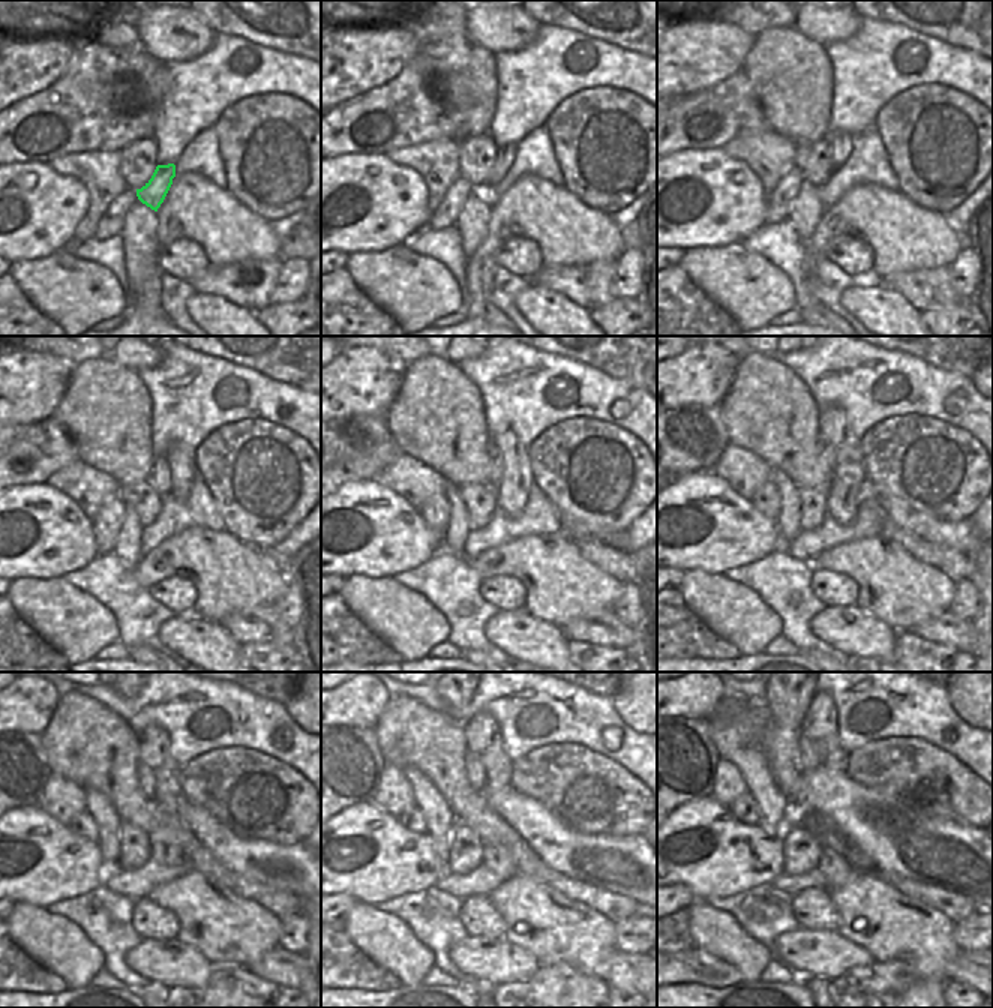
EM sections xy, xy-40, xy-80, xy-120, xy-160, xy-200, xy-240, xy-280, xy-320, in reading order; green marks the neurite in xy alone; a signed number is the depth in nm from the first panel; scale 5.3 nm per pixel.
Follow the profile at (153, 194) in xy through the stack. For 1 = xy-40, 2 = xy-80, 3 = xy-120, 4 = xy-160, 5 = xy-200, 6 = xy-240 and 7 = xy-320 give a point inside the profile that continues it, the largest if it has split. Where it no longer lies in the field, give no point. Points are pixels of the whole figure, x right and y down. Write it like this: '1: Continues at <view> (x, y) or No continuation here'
1: Continues at xy-40 (504, 158)
2: Continues at xy-80 (840, 144)
3: Continues at xy-120 (159, 477)
4: Continues at xy-160 (495, 461)
5: Continues at xy-200 (825, 450)
6: Continues at xy-240 (144, 774)
7: Continues at xy-320 (809, 755)

